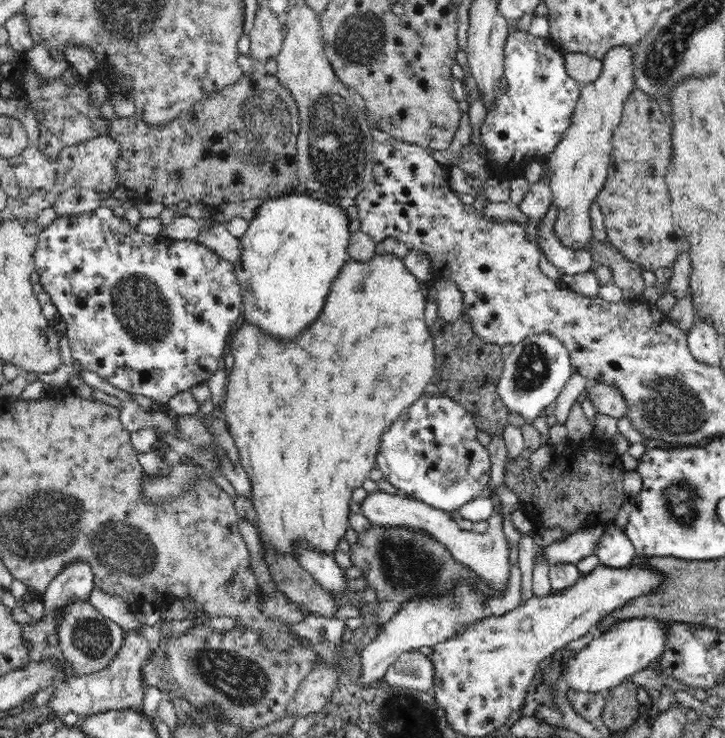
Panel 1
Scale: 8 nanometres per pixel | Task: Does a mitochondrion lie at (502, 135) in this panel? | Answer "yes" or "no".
no

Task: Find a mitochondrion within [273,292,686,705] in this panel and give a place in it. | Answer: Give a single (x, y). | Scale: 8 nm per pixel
(408, 565)

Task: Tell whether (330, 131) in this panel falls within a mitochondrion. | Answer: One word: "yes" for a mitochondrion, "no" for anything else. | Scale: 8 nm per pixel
yes

